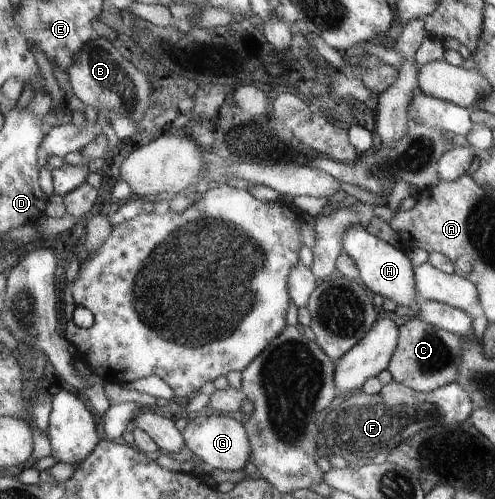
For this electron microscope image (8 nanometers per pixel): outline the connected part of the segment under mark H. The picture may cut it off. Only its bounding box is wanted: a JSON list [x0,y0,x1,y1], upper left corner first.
[343,223,422,310]

